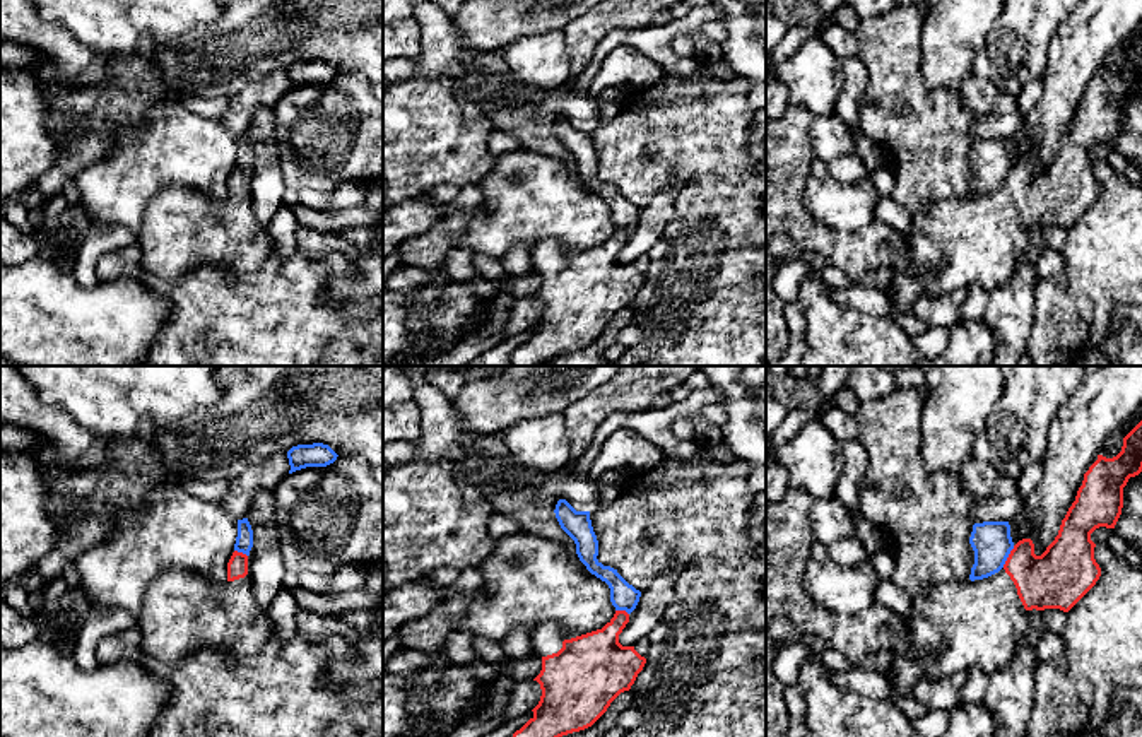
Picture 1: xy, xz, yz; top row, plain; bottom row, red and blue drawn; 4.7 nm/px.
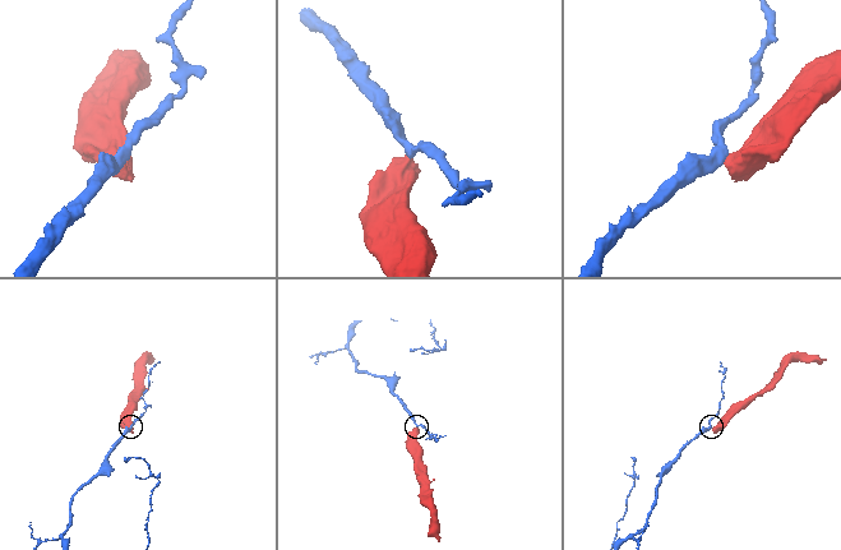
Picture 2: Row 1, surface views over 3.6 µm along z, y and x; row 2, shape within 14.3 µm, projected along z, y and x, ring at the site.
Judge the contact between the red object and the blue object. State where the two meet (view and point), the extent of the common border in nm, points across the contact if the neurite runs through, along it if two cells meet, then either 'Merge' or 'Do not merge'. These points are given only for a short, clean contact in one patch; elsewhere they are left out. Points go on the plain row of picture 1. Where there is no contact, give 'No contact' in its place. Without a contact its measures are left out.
Touches red at yz (1009, 173). Shared border 120 nm. Boundary: yz (1014, 163), (1002, 183). Do not merge

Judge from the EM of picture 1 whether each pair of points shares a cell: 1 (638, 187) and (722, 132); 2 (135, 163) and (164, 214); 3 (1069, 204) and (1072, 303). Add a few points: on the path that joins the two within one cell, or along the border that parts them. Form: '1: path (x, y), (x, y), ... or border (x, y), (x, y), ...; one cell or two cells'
1: path (659, 166), (693, 132), (701, 132); one cell
2: border (187, 188), (164, 187), (146, 209), (139, 233); two cells
3: border (1096, 199), (1067, 229); two cells

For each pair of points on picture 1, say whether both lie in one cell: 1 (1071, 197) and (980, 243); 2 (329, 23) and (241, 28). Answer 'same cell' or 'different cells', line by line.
1: same cell
2: same cell

